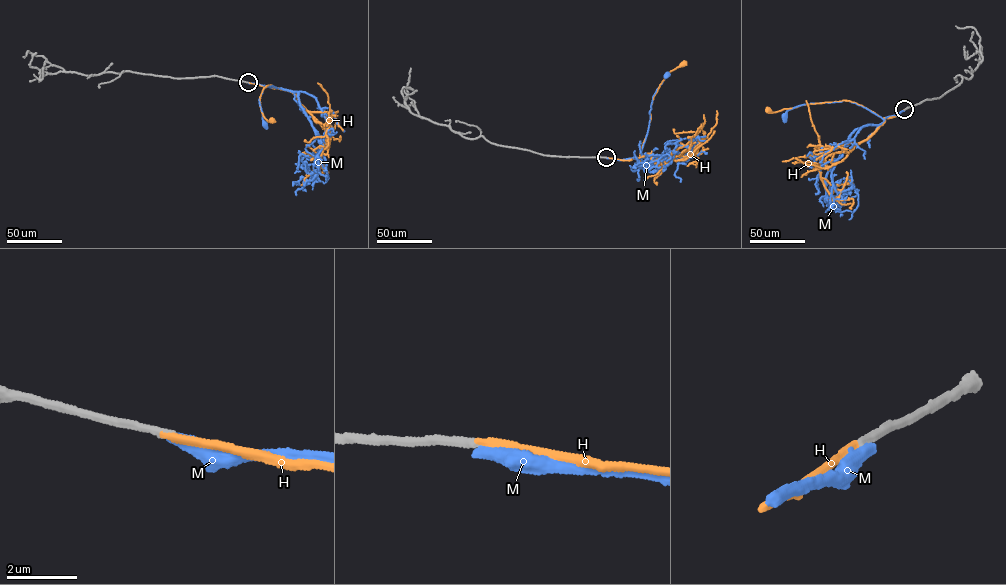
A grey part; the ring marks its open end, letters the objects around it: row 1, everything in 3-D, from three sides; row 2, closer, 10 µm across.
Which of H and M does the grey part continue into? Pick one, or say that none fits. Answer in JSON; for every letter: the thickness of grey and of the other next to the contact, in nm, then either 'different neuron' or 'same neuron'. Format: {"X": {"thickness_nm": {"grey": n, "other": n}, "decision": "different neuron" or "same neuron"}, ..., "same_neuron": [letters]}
{"H": {"thickness_nm": {"grey": 260, "other": 200}, "decision": "same neuron"}, "M": {"thickness_nm": {"grey": 240, "other": 360}, "decision": "different neuron"}, "same_neuron": ["H"]}

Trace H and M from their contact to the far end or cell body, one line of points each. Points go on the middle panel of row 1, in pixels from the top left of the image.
H: (606, 157), (627, 160), (639, 158), (653, 97), (668, 74), (684, 63)
M: (606, 157), (640, 158), (653, 96), (666, 74)

